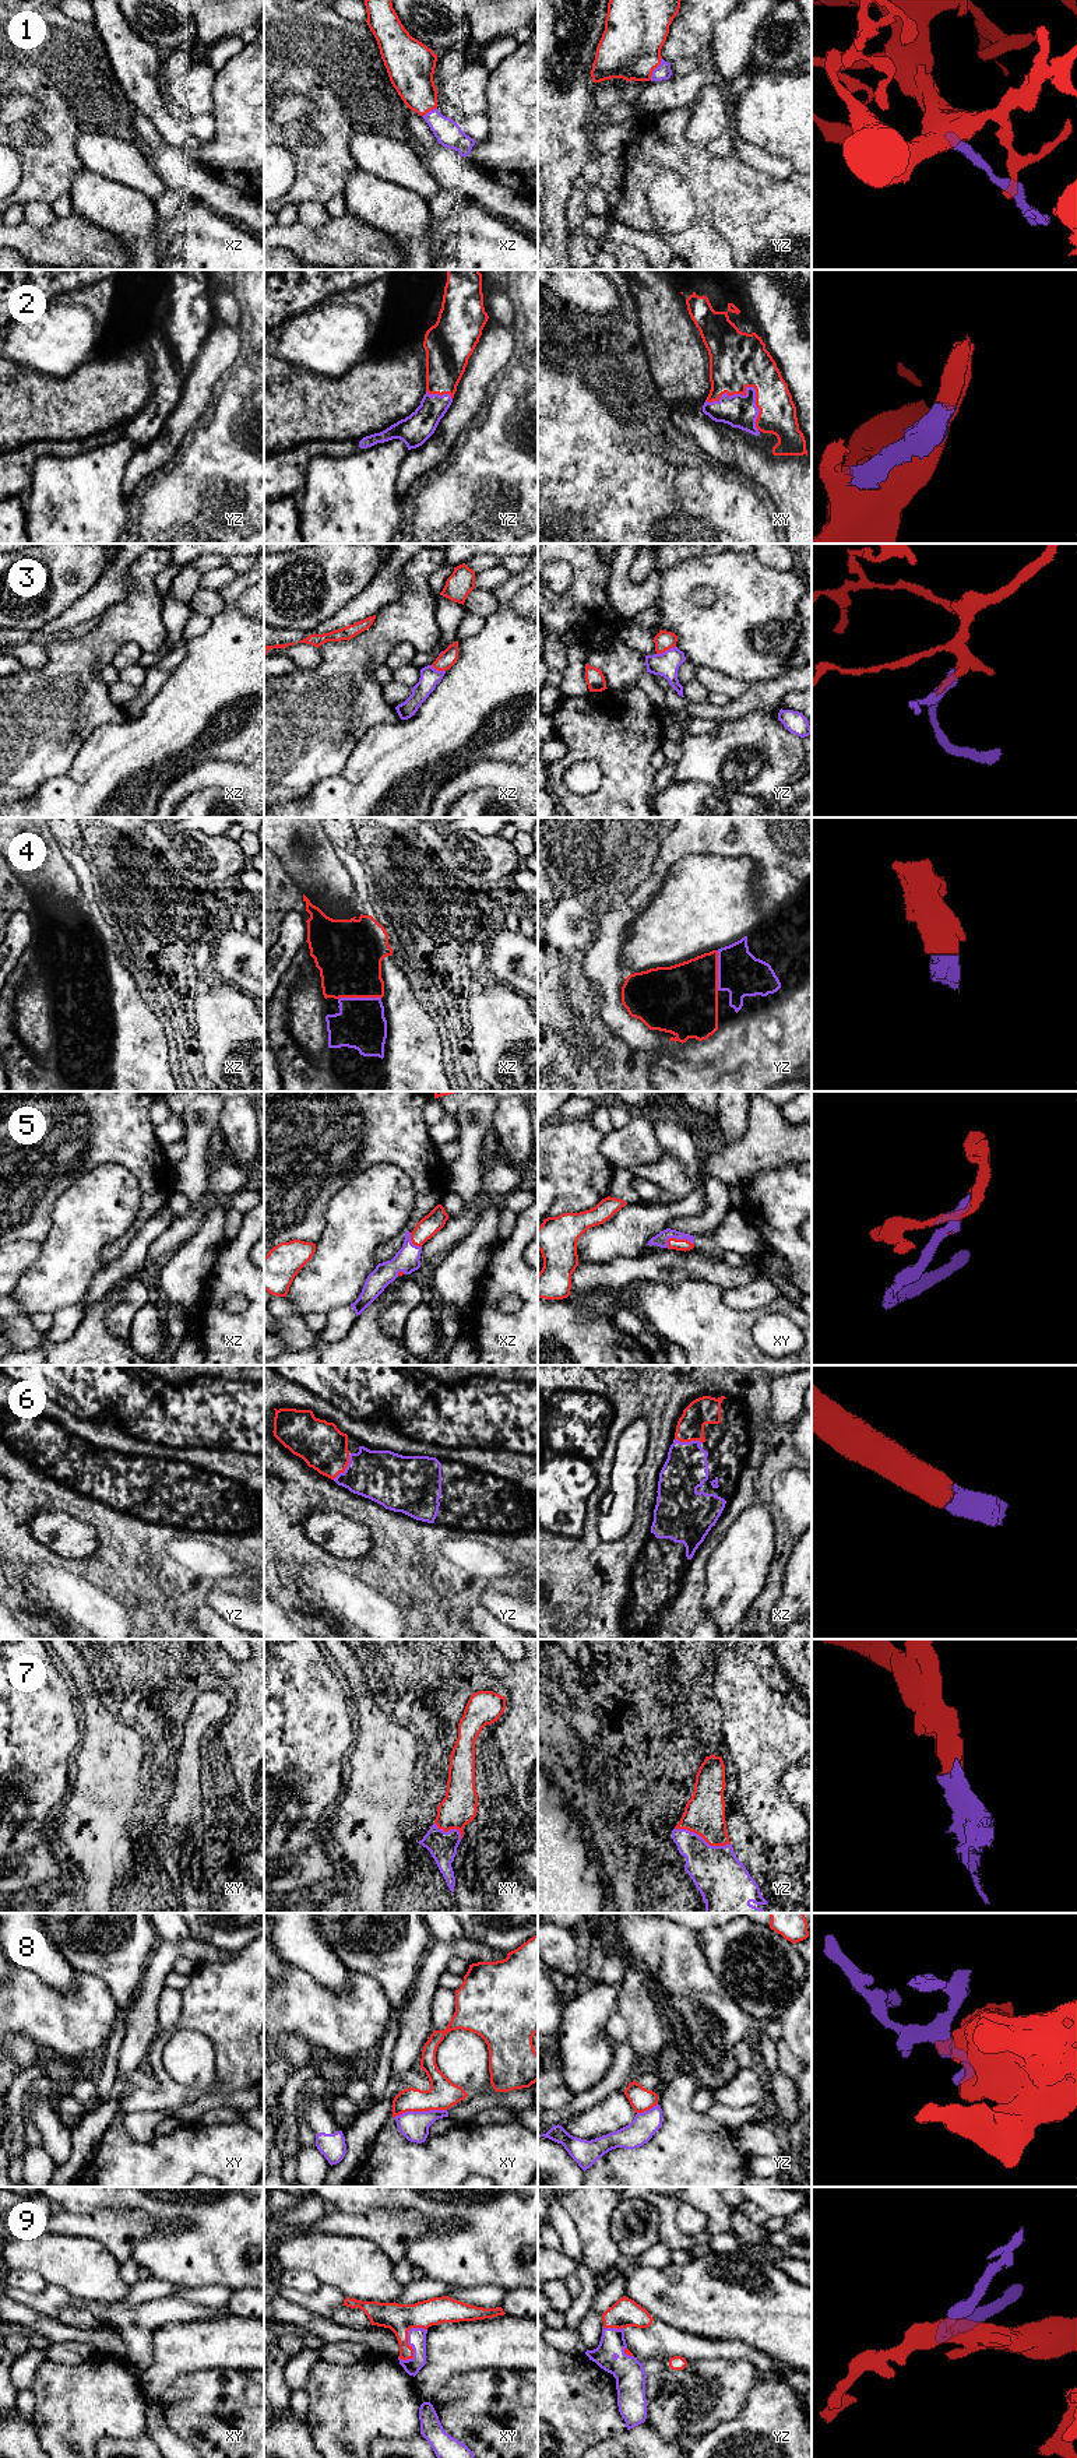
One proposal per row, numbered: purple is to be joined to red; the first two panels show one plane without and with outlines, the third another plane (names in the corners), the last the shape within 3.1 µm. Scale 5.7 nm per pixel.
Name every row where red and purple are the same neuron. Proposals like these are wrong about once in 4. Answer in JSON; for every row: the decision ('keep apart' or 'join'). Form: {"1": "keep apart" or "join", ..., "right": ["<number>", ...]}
{"1": "join", "2": "join", "3": "keep apart", "4": "join", "5": "join", "6": "join", "7": "join", "8": "keep apart", "9": "join", "right": ["1", "2", "4", "5", "6", "7", "9"]}

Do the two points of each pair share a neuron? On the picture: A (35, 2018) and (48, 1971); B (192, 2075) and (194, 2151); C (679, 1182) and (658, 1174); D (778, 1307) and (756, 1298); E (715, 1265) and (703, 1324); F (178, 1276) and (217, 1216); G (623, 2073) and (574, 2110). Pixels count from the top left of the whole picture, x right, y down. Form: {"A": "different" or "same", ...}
{"A": "different", "B": "different", "C": "same", "D": "different", "E": "different", "F": "same", "G": "same"}

